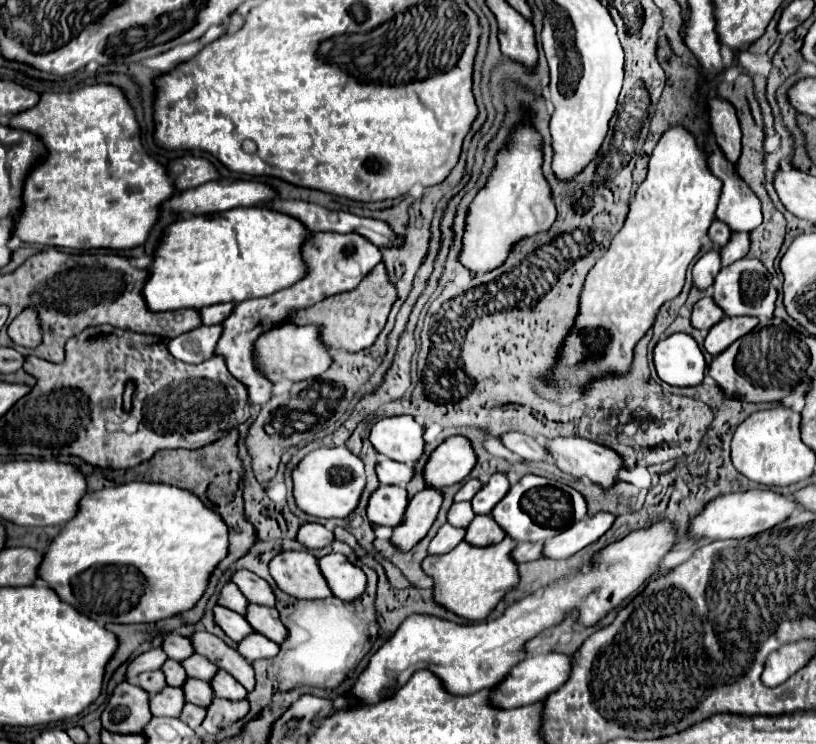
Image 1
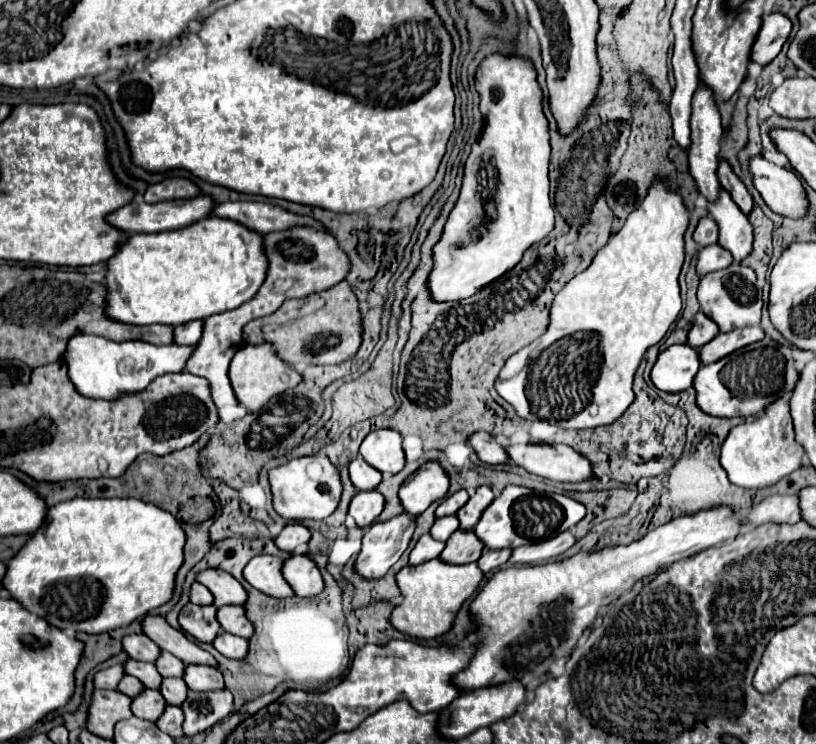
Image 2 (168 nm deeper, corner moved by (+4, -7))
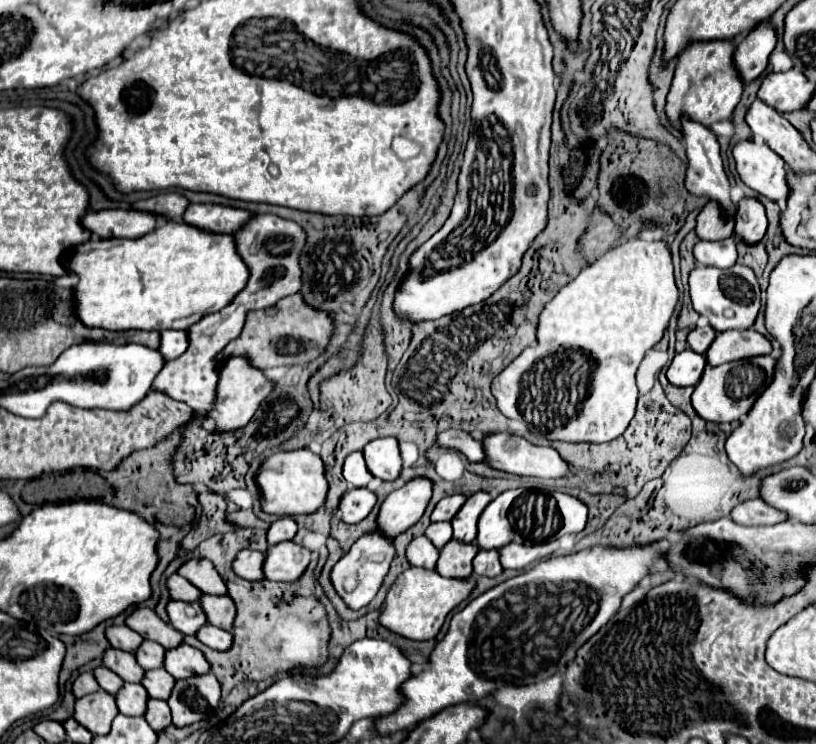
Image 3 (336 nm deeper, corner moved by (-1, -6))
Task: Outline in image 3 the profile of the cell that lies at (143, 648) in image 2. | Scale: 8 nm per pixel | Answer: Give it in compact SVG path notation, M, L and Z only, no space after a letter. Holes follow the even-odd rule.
M108 626L104 634L106 634L112 648L120 648L126 652L134 652L142 644L140 634L130 630L128 626Z

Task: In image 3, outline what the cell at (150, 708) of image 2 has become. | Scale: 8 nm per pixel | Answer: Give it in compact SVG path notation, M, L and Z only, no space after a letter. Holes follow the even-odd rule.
M130 682L122 684L122 688L118 690L118 694L114 698L116 698L116 706L118 706L120 714L144 716L148 694L140 684L130 684Z

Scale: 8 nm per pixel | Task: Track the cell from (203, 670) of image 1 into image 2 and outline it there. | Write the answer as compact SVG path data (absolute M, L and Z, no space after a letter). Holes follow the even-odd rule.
M163 651L163 659L159 659L155 665L163 677L183 677L185 667L187 667L181 659L177 659L175 655L169 655L165 651Z

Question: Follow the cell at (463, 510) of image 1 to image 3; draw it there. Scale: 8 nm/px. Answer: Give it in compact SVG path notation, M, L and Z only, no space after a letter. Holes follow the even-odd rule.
M438 522L438 524L430 524L424 532L426 538L430 538L430 542L434 542L436 548L442 548L446 542L450 542L452 538L452 526L450 522Z

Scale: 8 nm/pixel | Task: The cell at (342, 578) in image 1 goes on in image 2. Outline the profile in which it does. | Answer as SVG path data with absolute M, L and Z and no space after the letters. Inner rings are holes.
M293 555L285 561L285 579L297 591L297 597L315 597L325 589L323 575L309 555Z

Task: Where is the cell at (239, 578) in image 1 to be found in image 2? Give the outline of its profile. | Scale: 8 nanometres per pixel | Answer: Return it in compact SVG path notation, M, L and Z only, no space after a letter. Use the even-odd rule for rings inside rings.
M207 569L197 577L197 581L203 583L205 587L209 587L209 591L215 597L215 607L247 603L245 587L223 569Z

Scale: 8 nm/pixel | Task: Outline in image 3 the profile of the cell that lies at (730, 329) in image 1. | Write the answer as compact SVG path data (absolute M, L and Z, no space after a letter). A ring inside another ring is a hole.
M752 328L750 330L728 330L728 332L720 332L710 344L710 350L706 352L706 364L720 366L724 362L764 356L770 352L772 352L770 342L756 330Z

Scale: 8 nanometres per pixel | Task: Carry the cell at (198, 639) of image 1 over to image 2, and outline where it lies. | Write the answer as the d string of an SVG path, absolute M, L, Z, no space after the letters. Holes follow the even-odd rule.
M147 615L143 619L143 631L145 635L149 635L155 643L159 643L159 647L163 651L173 653L175 657L179 657L183 663L187 665L209 665L209 667L219 667L217 659L201 649L195 641L191 641L185 633L173 629L163 617L157 615Z

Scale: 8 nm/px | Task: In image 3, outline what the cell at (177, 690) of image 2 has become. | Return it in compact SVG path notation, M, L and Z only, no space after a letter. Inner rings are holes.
M162 668L144 670L140 684L146 688L150 698L166 700L170 696L170 690L174 688L174 678L170 678L170 674L166 674L166 670L162 670Z

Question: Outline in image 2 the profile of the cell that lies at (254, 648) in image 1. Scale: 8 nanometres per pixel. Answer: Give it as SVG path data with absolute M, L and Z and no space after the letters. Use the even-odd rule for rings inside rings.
M231 633L219 635L217 643L213 647L229 659L245 659L249 655L249 639L235 637Z

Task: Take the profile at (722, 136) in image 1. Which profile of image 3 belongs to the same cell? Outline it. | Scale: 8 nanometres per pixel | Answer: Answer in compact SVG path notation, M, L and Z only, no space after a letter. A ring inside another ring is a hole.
M744 198L738 206L738 214L736 214L736 228L734 234L748 246L756 246L762 242L764 234L766 234L766 214L764 214L764 206L754 200L754 198Z

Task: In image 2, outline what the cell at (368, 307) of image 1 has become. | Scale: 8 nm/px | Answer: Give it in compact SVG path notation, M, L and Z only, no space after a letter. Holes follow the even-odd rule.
M347 281L339 283L331 291L321 291L305 299L291 299L279 307L273 315L253 319L245 325L245 341L255 343L273 343L277 355L287 363L309 363L309 365L337 365L351 359L363 339L363 321L357 297Z

